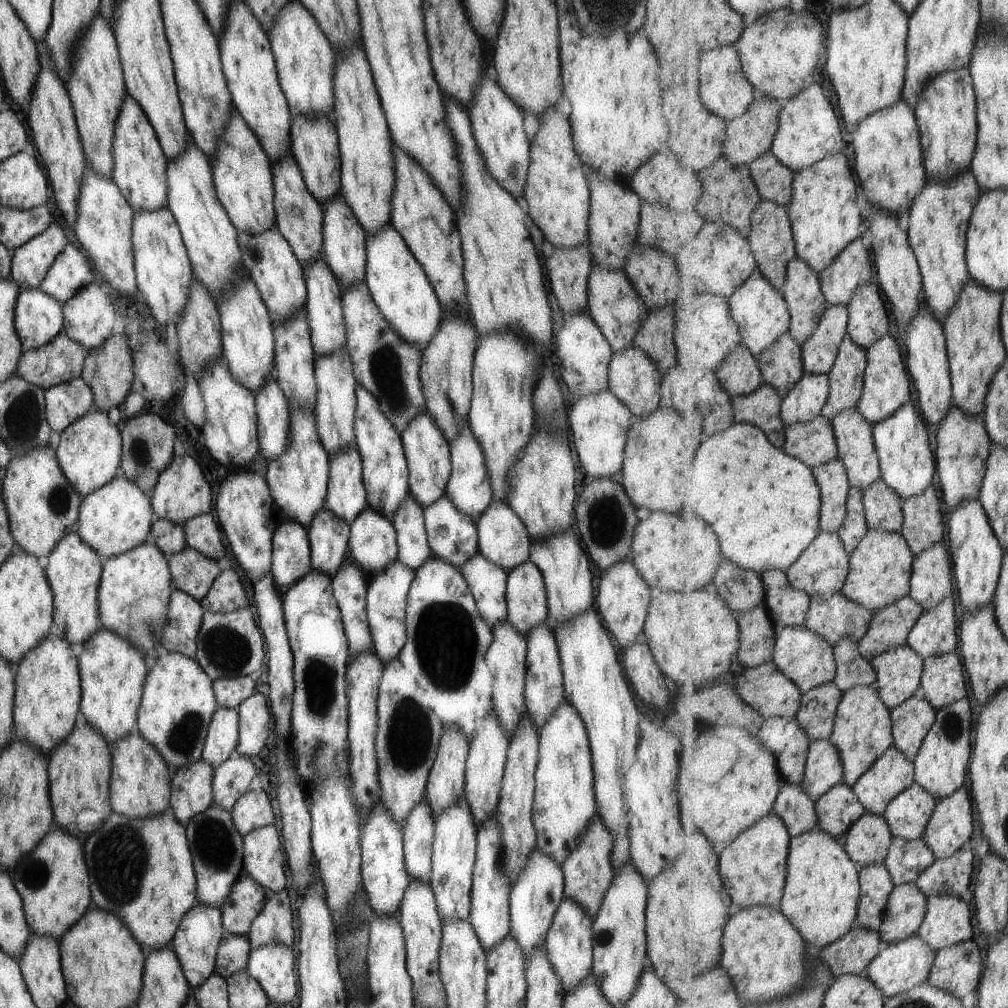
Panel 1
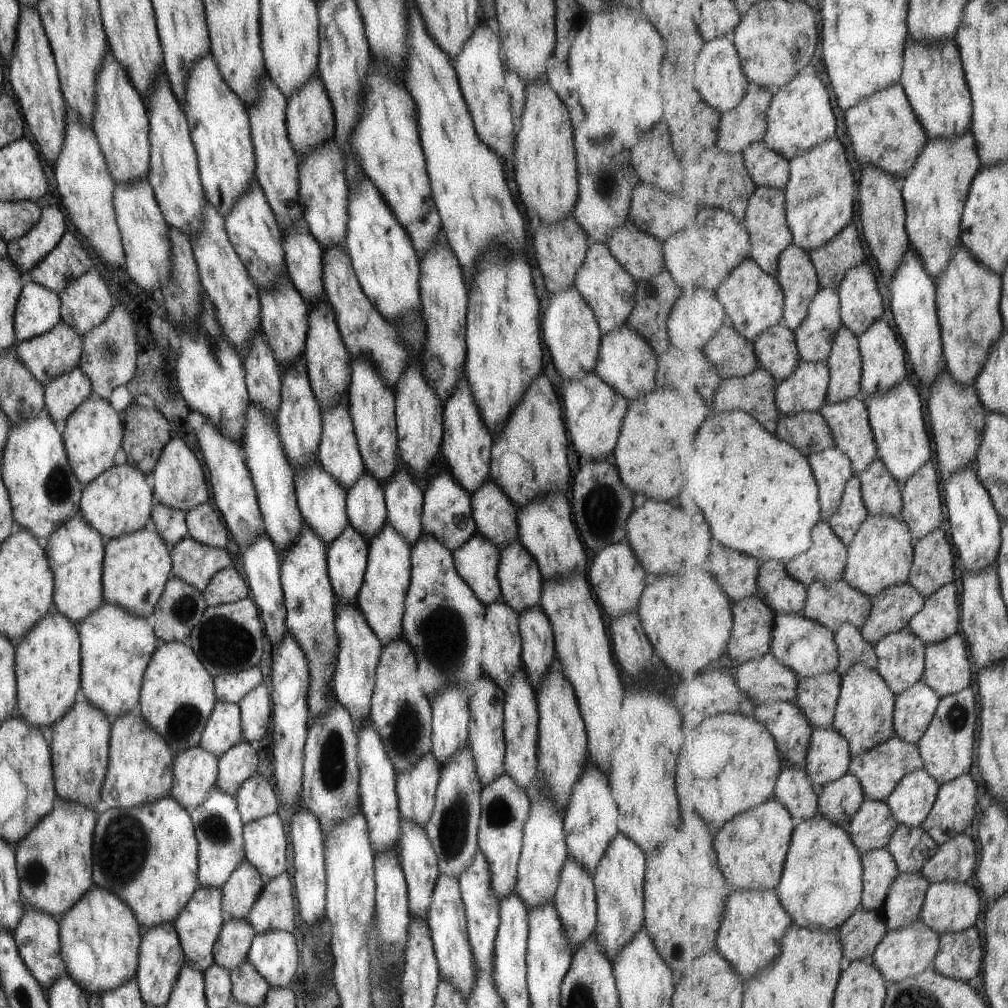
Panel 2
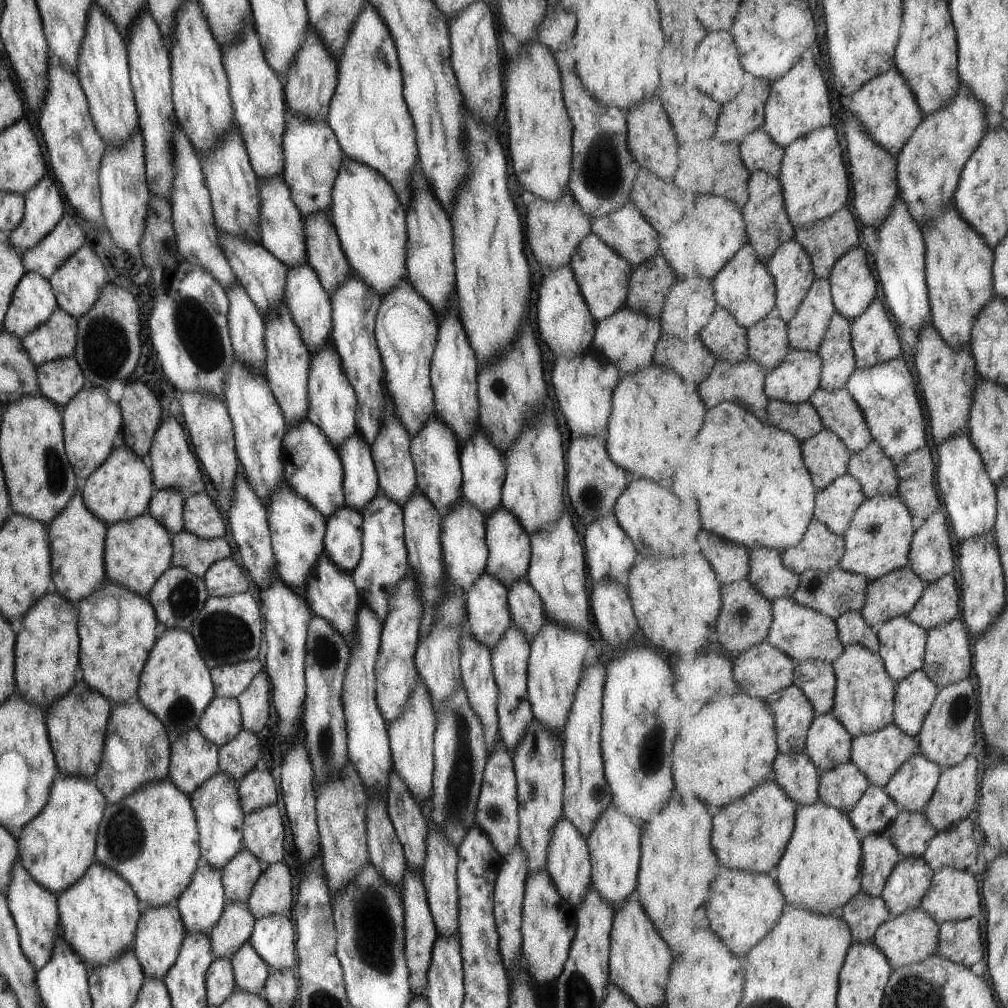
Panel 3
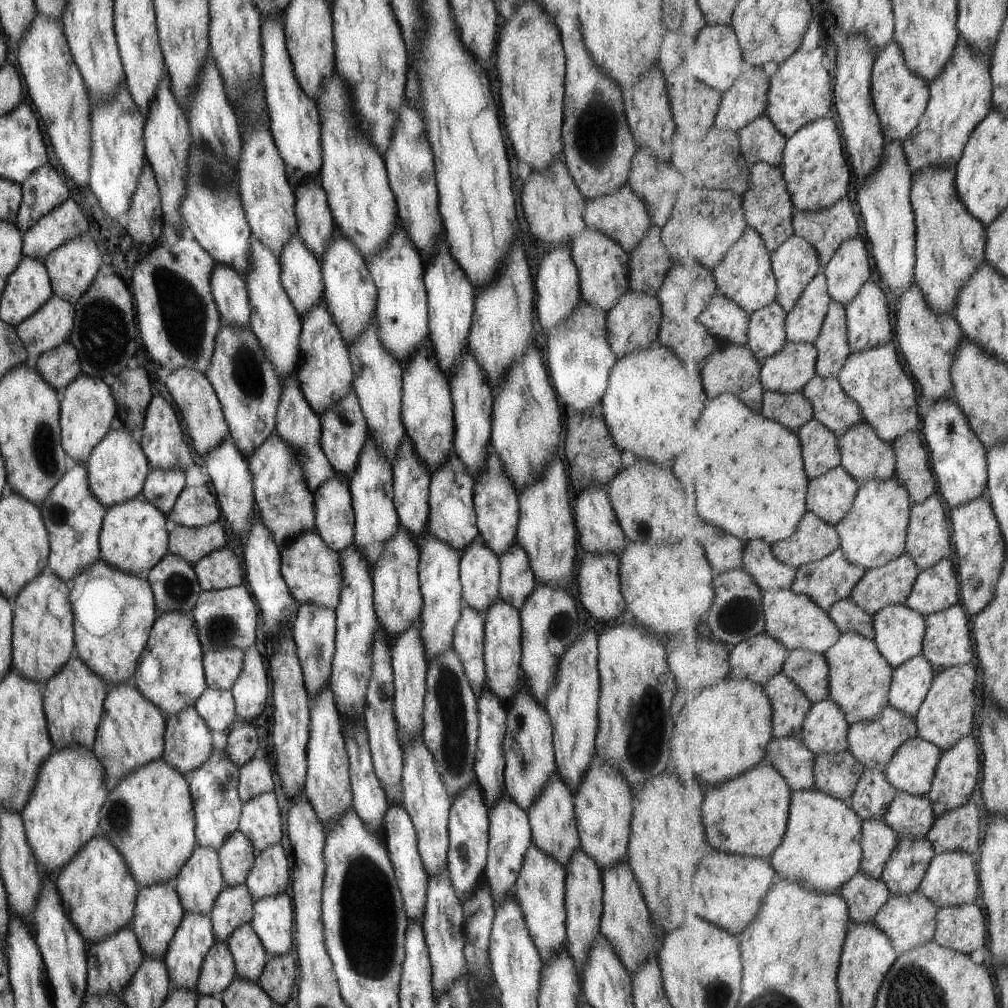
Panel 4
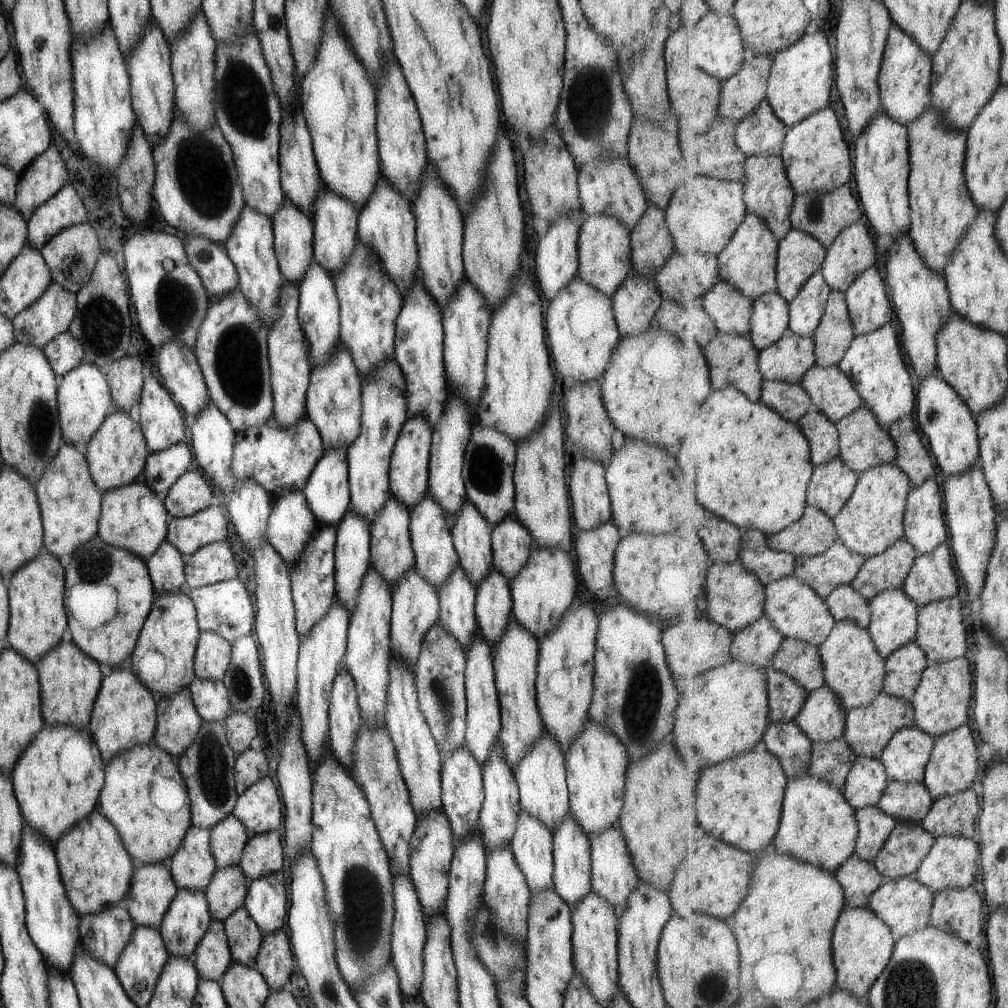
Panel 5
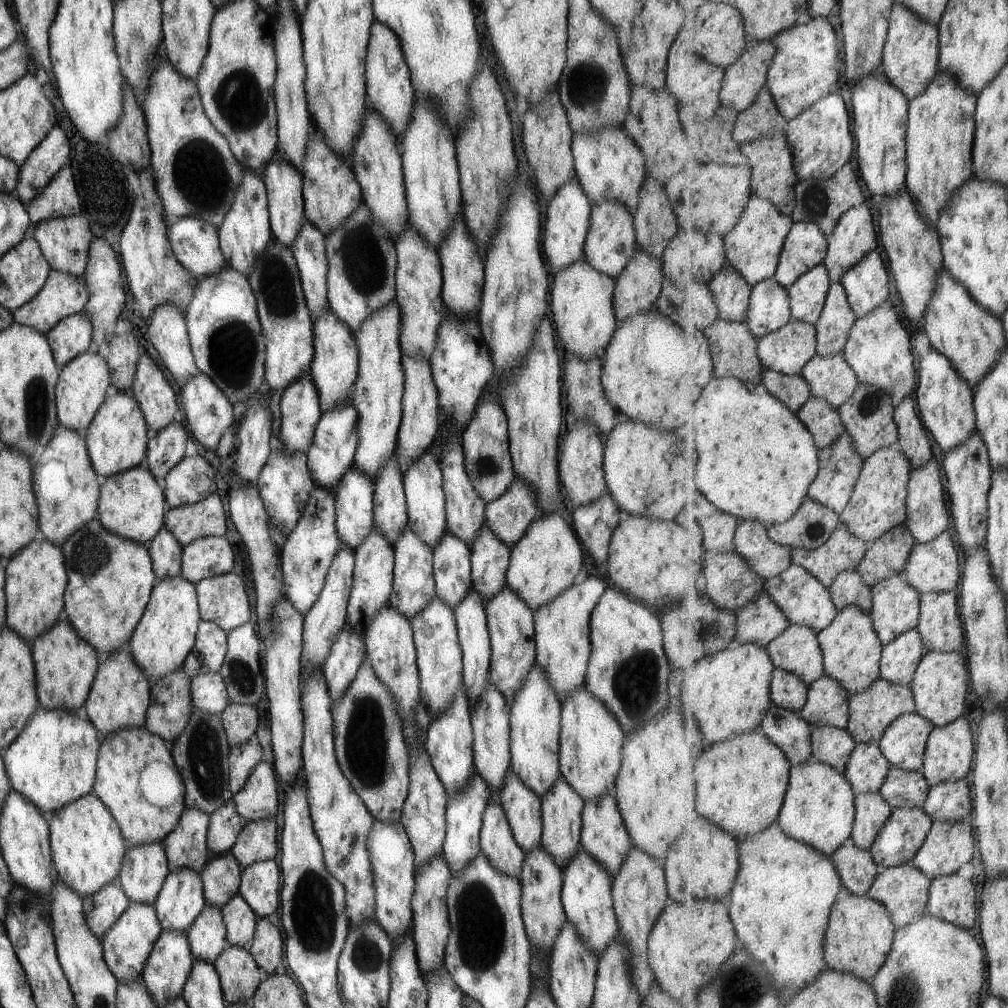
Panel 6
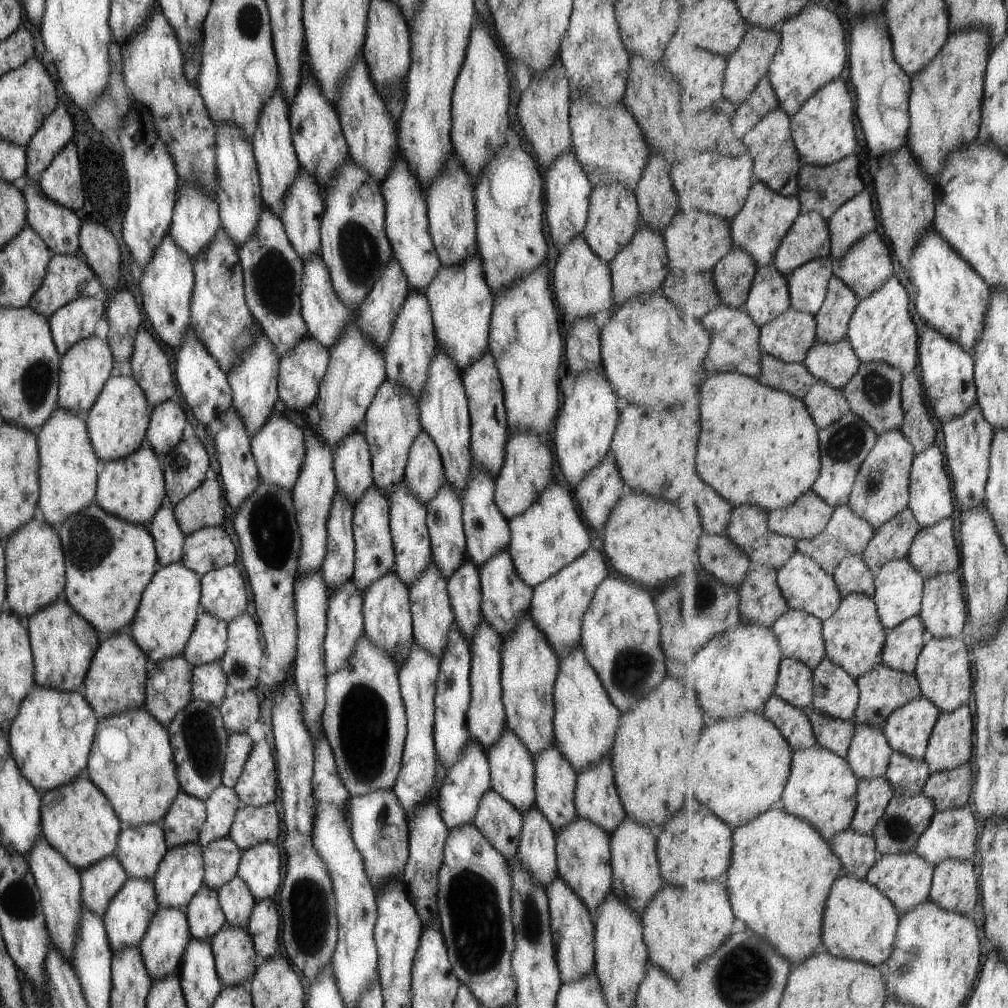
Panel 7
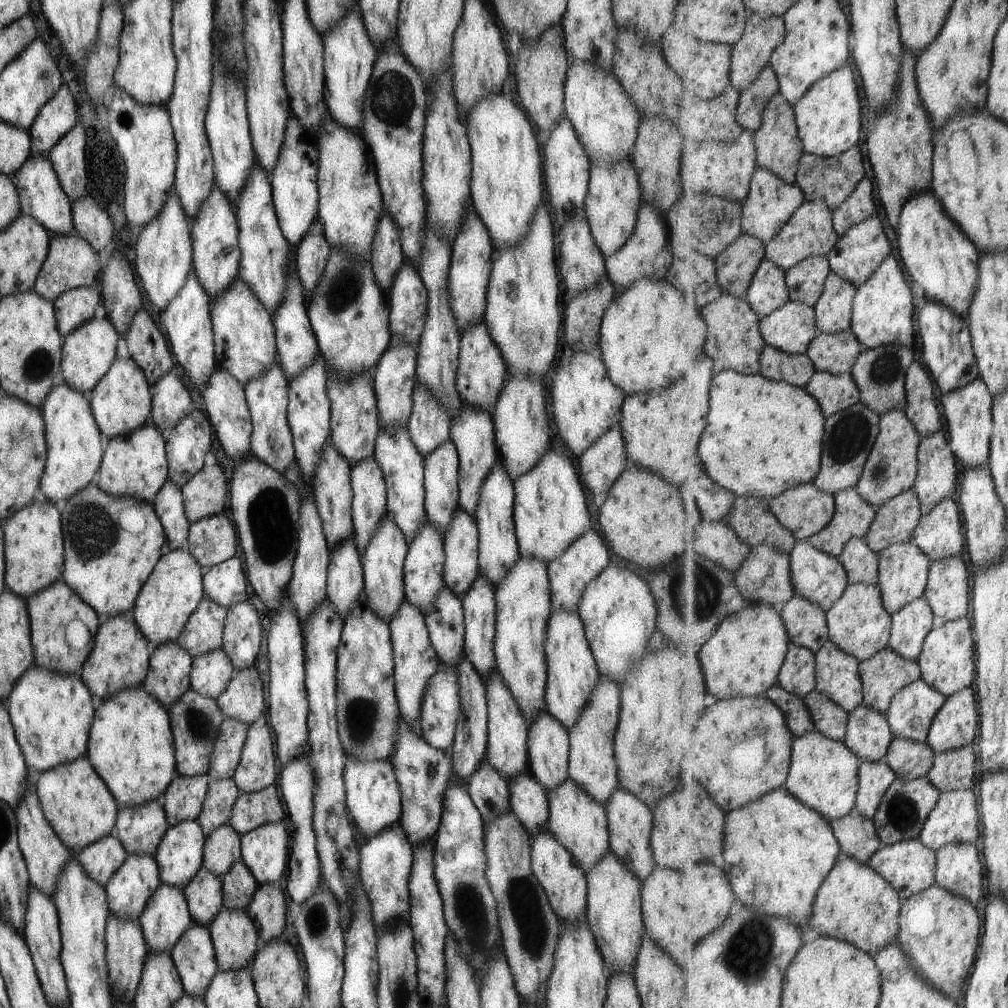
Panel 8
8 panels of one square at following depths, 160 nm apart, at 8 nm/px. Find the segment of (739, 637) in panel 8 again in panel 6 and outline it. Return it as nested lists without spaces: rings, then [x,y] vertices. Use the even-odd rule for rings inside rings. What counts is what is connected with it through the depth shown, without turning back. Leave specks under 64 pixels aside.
[[[735,642],[724,651],[703,657],[699,668],[687,666],[687,670],[681,670],[681,714],[687,720],[693,720],[693,716],[699,720],[707,744],[755,732],[773,706],[770,688],[775,669],[766,649],[753,643]]]

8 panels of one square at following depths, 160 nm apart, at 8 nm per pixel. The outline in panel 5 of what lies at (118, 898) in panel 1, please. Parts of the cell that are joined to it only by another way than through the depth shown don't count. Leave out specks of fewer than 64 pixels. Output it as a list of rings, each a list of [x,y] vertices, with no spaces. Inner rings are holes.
[[[154,742],[135,745],[112,756],[104,766],[104,783],[97,797],[95,810],[99,811],[113,826],[134,863],[166,863],[181,844],[190,824],[190,806],[183,805],[175,812],[157,808],[148,795],[152,777],[156,774],[184,784],[178,764],[170,754]]]

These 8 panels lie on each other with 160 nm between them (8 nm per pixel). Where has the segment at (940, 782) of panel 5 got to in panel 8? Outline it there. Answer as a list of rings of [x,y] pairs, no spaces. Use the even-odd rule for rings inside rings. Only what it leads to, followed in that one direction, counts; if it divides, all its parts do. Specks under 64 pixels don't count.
[[[965,688],[954,696],[949,696],[947,703],[943,706],[938,716],[935,716],[934,724],[931,726],[928,742],[931,748],[937,752],[947,752],[963,746],[971,746],[977,741],[981,728],[979,721],[978,693],[973,688]]]

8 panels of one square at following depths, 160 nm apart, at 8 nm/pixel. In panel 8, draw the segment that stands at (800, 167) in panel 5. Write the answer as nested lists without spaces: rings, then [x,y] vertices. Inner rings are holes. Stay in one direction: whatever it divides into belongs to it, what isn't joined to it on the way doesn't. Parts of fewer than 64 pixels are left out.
[[[843,66],[839,70],[829,72],[814,85],[794,105],[798,121],[799,137],[803,140],[807,153],[823,157],[835,157],[854,148],[861,140],[863,132],[863,116],[866,111],[861,102],[861,92],[857,86],[857,78],[851,68]]]

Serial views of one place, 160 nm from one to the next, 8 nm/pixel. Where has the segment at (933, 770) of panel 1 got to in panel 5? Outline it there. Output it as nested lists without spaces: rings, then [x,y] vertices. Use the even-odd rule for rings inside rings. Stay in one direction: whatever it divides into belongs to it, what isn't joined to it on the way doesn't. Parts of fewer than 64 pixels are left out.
[[[965,657],[927,667],[912,700],[916,725],[935,738],[969,725],[969,708],[972,708],[971,698],[973,698],[975,677],[971,664]]]

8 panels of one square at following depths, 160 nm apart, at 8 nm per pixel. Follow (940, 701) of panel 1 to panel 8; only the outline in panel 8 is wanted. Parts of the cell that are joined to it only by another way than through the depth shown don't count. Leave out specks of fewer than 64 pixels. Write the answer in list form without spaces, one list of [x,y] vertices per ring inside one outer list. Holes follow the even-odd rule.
[[[954,556],[932,561],[930,578],[924,596],[934,609],[935,618],[953,622],[969,613],[969,568]]]

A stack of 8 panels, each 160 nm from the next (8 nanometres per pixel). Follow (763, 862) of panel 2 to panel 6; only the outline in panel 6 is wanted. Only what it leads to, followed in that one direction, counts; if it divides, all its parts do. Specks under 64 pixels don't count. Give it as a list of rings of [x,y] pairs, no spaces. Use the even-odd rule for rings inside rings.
[[[765,733],[711,746],[699,760],[699,812],[743,842],[767,830],[780,817],[789,784],[789,759]]]

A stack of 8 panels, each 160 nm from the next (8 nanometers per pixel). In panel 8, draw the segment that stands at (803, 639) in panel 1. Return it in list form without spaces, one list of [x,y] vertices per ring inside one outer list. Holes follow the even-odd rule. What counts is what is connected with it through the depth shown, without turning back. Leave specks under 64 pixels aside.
[[[809,541],[796,542],[795,549],[791,553],[791,565],[796,595],[805,596],[813,604],[819,604],[825,612],[834,608],[850,585],[847,570],[839,557],[815,548]]]

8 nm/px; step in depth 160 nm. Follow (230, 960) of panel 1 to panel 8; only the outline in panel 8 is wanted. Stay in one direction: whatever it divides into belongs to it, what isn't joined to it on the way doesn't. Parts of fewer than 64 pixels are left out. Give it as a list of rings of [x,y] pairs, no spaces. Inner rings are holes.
[[[228,823],[204,837],[201,866],[207,872],[222,877],[237,860],[240,860],[240,835]]]

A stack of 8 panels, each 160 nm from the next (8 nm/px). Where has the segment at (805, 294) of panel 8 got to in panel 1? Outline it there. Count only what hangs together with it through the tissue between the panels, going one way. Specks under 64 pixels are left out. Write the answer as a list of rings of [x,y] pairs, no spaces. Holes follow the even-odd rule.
[[[830,305],[820,320],[815,334],[802,345],[802,357],[806,372],[814,375],[828,375],[838,358],[842,342],[848,335],[850,314],[847,305]]]

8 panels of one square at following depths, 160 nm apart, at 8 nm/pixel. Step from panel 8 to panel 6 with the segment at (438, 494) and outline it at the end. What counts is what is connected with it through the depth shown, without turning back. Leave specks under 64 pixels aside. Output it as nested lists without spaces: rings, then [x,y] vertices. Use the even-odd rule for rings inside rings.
[[[446,530],[432,550],[432,567],[436,595],[453,608],[468,595],[472,586],[470,549]]]

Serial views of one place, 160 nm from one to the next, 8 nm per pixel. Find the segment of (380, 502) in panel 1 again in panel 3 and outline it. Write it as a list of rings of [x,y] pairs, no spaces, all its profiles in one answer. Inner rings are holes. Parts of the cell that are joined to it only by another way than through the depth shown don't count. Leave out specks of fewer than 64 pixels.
[[[353,271],[348,273],[348,277],[329,296],[332,308],[331,343],[341,359],[343,372],[356,396],[354,419],[357,432],[369,446],[379,432],[384,407],[384,370],[374,337],[374,318],[381,298]]]

